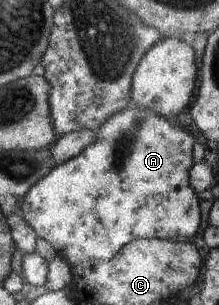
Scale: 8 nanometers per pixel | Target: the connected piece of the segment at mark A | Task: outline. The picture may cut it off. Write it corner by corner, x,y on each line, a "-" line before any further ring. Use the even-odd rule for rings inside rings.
133,104
120,112
106,119
96,130
93,145
85,147
79,156
56,164
32,185
21,205
20,214
29,227
70,267
75,267
81,257
109,261
133,240
157,238
193,242
201,227
201,199
189,181
189,171
194,164
193,135
151,109
141,109

